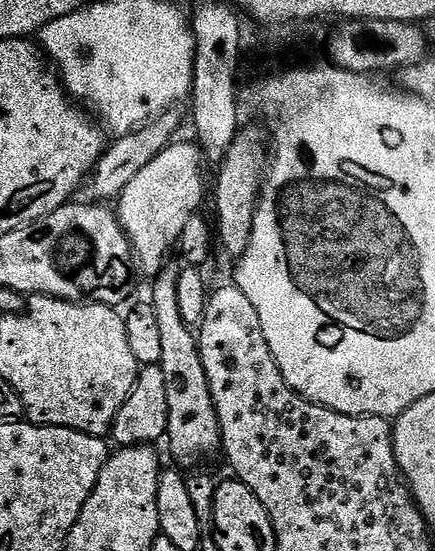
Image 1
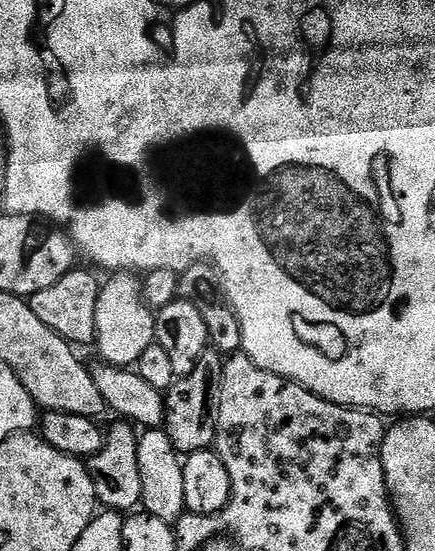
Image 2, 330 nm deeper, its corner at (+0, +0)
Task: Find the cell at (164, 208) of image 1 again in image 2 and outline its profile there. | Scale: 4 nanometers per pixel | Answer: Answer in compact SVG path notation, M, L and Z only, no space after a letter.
M116 274L108 279L112 280L103 281L98 298L94 348L100 351L103 363L131 369L142 358L146 346L156 343L156 317L153 309L144 305L140 280L135 275Z

